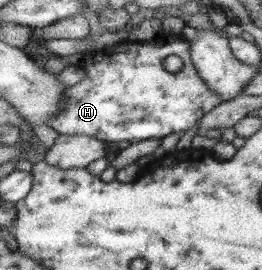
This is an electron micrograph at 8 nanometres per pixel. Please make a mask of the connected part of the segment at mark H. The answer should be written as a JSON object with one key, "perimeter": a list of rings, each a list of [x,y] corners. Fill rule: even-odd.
{"perimeter":[[[165,34],[148,41],[129,41],[119,44],[119,48],[85,52],[80,66],[85,70],[85,78],[79,83],[65,90],[65,110],[59,112],[49,126],[60,135],[78,134],[102,141],[120,142],[128,140],[130,143],[147,139],[163,139],[169,134],[181,133],[183,130],[193,128],[204,114],[211,112],[223,102],[219,94],[215,94],[207,84],[201,80],[197,69],[191,60],[191,43],[181,36]],[[171,54],[180,56],[183,67],[178,72],[169,72],[163,65],[163,60]]]}

